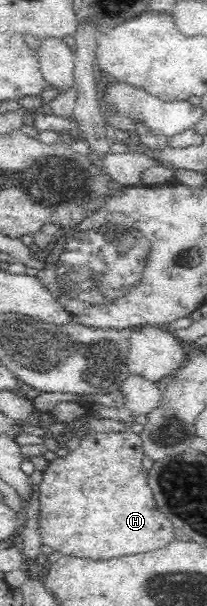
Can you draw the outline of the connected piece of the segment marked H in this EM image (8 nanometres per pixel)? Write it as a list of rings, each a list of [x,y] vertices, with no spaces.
[[[95,432],[95,434],[85,434],[81,436],[80,445],[76,450],[69,452],[66,456],[59,456],[47,464],[47,468],[42,472],[39,494],[39,538],[43,544],[53,548],[54,552],[62,555],[74,557],[87,557],[92,559],[108,559],[121,555],[137,554],[148,550],[158,549],[167,546],[172,540],[175,540],[175,525],[158,510],[157,501],[153,496],[153,489],[148,485],[147,473],[143,468],[144,452],[142,447],[142,438],[135,432]]]

